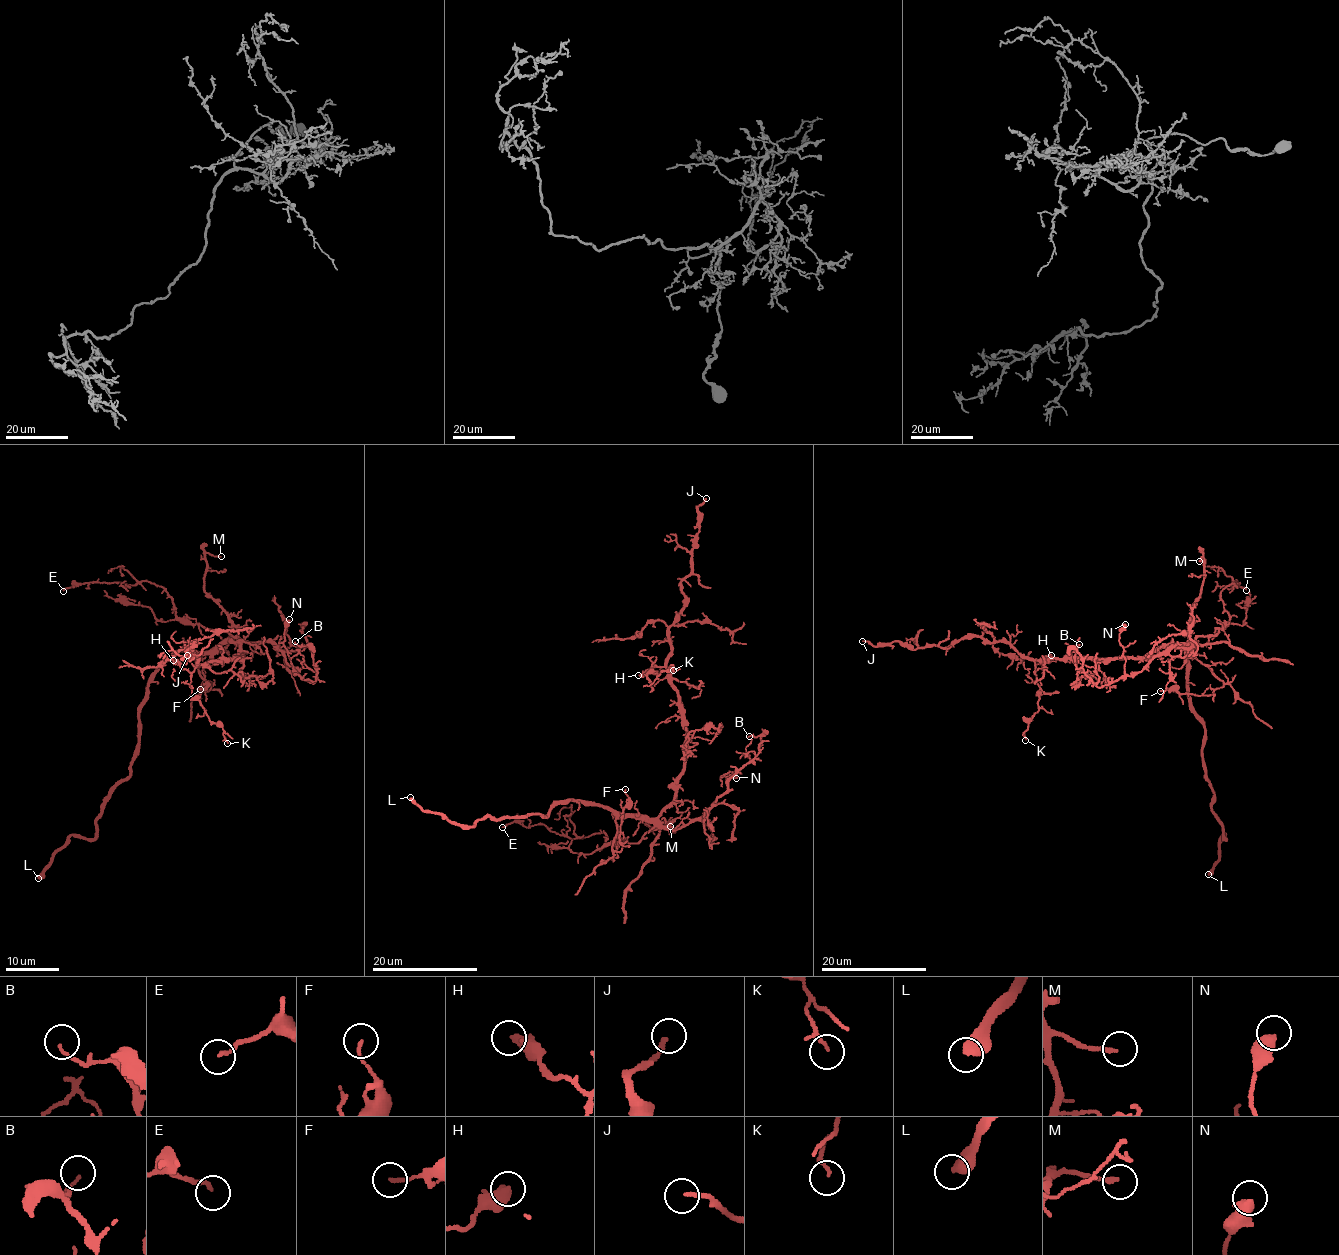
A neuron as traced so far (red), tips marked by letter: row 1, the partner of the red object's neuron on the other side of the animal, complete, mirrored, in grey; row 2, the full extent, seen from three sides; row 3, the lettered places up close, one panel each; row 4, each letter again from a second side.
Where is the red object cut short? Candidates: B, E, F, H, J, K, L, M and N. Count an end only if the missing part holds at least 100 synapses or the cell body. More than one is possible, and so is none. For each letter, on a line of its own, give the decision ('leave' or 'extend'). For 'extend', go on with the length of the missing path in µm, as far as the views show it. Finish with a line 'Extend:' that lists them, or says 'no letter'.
B: leave
E: leave
F: leave
H: leave
J: leave
K: leave
L: extend; about 110 µm are missing
M: leave
N: leave
Extend: L

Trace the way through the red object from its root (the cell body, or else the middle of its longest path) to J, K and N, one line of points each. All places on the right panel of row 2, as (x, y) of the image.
J: (1183, 644), (1137, 658), (1047, 659), (1023, 657), (1009, 644), (975, 636), (947, 648), (862, 641)
K: (1183, 644), (1164, 646), (1137, 658), (1036, 659), (1039, 709), (1029, 719), (1025, 740)
N: (1183, 644), (1190, 642), (1192, 646), (1167, 648), (1143, 670), (1127, 675), (1119, 643), (1119, 630), (1125, 624)

